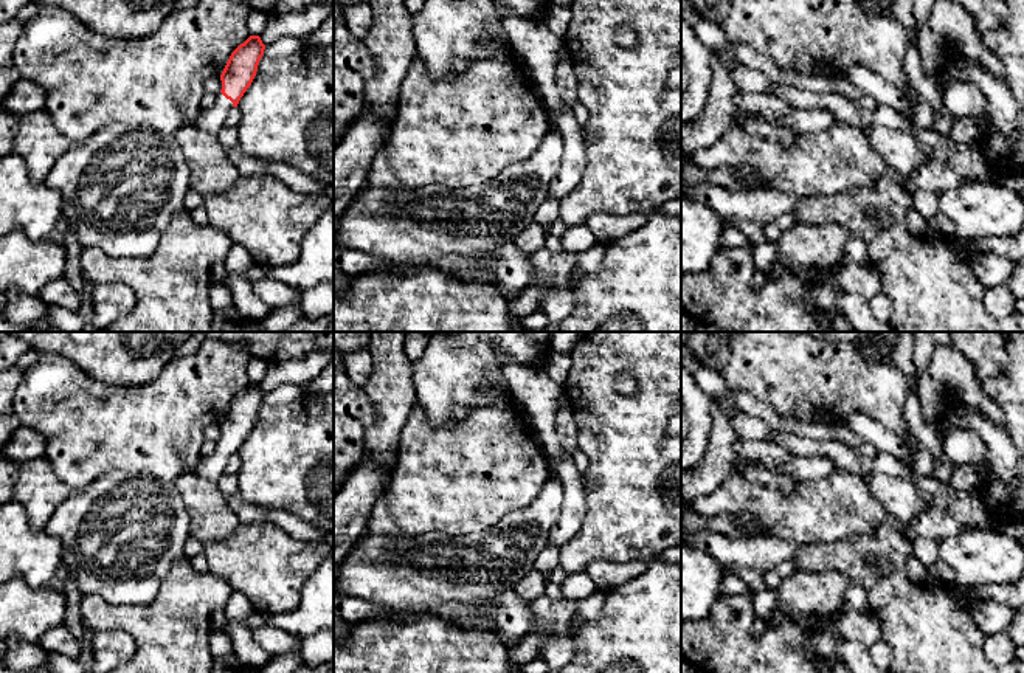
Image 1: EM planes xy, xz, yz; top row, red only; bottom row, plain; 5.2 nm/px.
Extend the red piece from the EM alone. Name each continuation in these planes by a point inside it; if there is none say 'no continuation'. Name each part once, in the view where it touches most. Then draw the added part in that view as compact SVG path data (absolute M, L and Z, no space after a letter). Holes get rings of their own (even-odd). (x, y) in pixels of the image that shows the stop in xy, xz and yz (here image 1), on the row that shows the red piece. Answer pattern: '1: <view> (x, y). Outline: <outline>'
1: xy (211, 120). Outline: M219 91L214 105L202 110L194 126L209 133L217 133L217 130L225 126L227 115L231 109L233 102Z

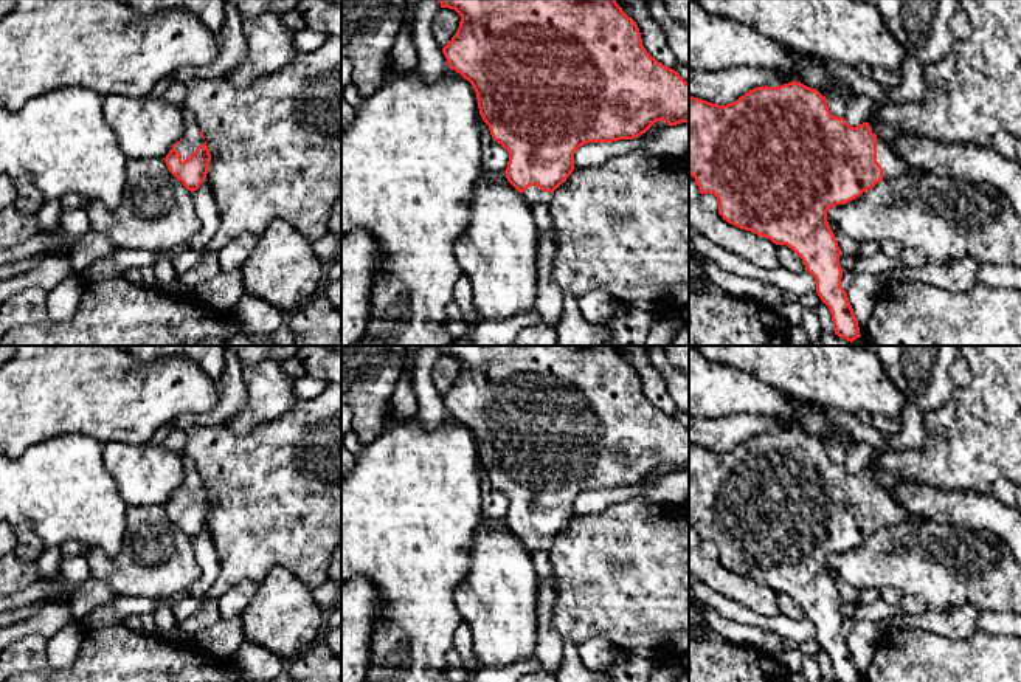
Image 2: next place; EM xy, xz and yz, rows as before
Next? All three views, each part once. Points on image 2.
1: xy (191, 140). Outline: M183 112L185 115L185 130L182 141L175 146L175 150L182 153L182 161L191 157L199 146L205 144L205 140L200 136L200 126L191 113Z

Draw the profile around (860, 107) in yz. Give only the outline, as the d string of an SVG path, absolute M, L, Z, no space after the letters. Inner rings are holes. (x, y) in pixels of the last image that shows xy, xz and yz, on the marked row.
M855 95L847 105L844 119L849 126L857 127L866 122L867 116L878 110L880 105L867 96Z

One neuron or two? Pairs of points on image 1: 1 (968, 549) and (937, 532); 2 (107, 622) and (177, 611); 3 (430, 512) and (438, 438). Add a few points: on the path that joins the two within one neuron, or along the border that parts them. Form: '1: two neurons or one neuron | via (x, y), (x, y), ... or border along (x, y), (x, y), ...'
1: two neurons | border along (982, 529), (961, 529), (939, 543)
2: one neuron | via (124, 619), (160, 619)
3: one neuron | via (430, 493), (435, 486), (438, 456)

